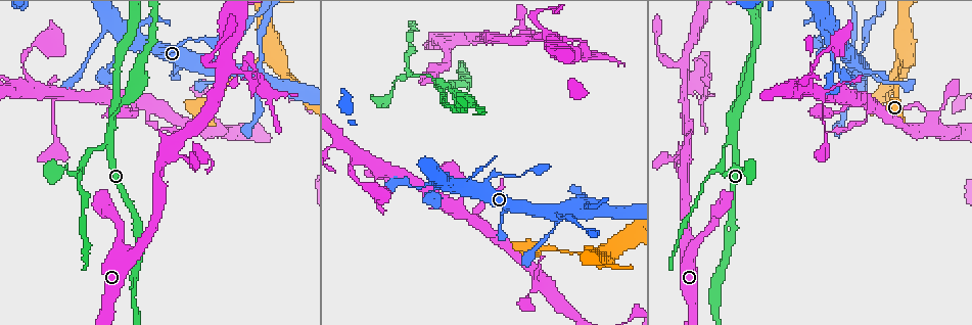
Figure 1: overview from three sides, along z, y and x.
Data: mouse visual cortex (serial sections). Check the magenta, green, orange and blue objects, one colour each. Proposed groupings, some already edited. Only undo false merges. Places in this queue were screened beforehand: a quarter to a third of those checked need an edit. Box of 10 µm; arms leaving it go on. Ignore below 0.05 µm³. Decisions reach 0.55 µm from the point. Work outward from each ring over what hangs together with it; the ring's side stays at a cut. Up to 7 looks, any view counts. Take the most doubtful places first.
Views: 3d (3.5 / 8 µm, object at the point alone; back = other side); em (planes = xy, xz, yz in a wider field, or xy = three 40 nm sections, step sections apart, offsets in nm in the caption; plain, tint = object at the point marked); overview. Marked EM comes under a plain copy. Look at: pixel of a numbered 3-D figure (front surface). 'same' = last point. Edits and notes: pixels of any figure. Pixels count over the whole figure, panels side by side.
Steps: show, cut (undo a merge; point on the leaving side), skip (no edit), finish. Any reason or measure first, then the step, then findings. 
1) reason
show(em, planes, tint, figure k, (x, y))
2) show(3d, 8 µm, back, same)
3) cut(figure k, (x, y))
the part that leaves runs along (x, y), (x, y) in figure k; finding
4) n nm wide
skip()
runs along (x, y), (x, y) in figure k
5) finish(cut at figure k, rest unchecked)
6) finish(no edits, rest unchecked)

arms part here
show(3d, 8 µm, figure 1, (432, 80))

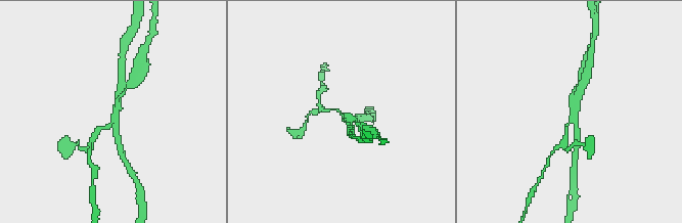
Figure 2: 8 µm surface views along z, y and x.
zoom in
show(3d, 3.5 µm, same)

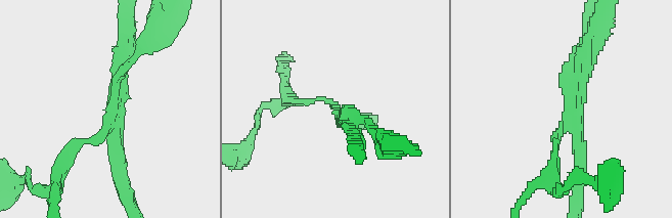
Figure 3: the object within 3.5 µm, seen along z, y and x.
3 arms; arms of 100, 200, 200 nm
show(em, xy, step 3, tint, figure 3, (111, 124))

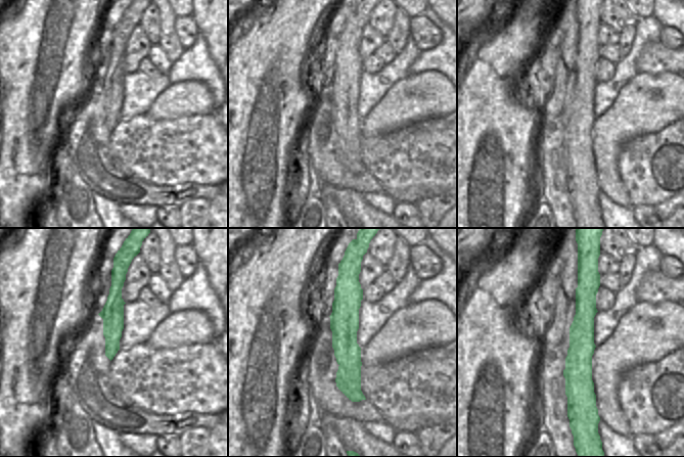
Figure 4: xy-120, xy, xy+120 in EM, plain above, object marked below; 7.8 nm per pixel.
cut(figure 3, (79, 141))
the part that leaves runs along (113, 129), (119, 72), (147, 47) in figure 3; a second cell is stuck on

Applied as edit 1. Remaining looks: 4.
abrupt turn
show(3d, 3.5 µm, figure 1, (590, 56))

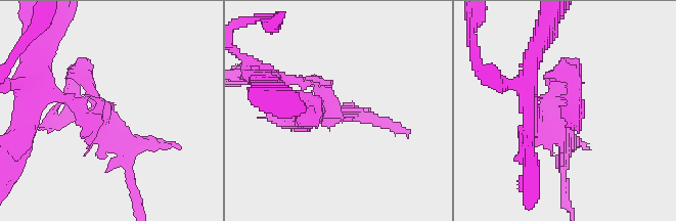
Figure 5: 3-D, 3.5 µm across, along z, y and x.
show(em, xy, step 2, tint, figure 5, (341, 116))

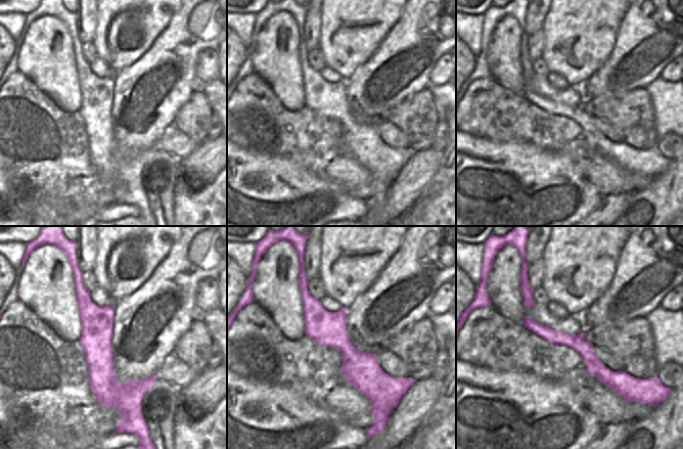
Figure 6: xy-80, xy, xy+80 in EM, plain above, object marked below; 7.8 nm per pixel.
skip()
runs along (304, 285), (375, 399) in figure 6; continuous, no second cell

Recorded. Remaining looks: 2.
thin neck
show(3d, 3.5 µm, figure 1, (252, 76))

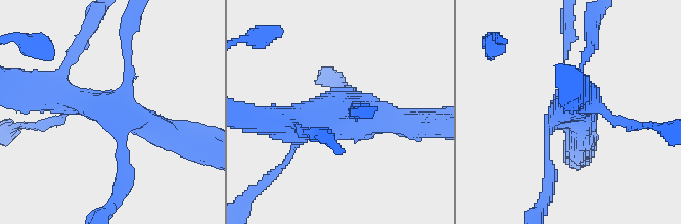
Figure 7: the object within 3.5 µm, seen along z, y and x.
4 arms; arms of 100, 100, 400, 500 nm
show(em, xy, step 1, tint, figure 7, (339, 108))

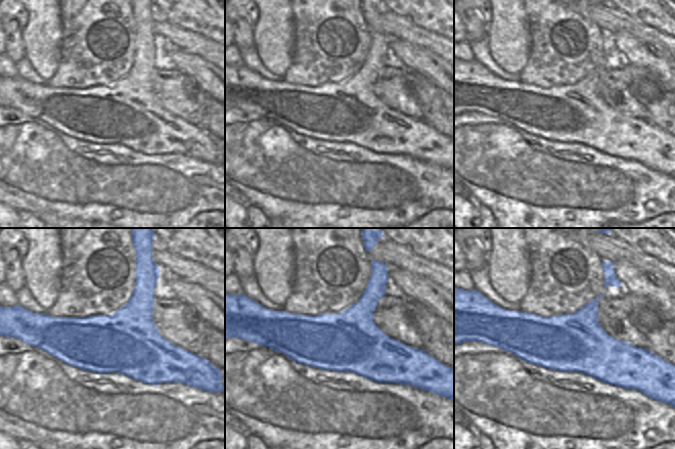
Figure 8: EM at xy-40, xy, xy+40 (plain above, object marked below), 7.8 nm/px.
skip()
runs along (46, 93), (112, 102), (166, 131) in figure 7; one cell here

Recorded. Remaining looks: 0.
finish(cut at figure 3, rest unchecked)

